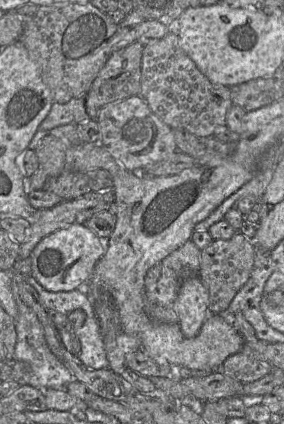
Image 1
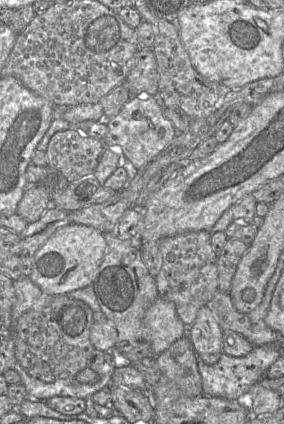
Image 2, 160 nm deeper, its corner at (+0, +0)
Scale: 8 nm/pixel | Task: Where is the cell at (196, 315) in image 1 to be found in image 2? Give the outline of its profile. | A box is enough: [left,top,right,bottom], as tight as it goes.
[187,305,223,365]

